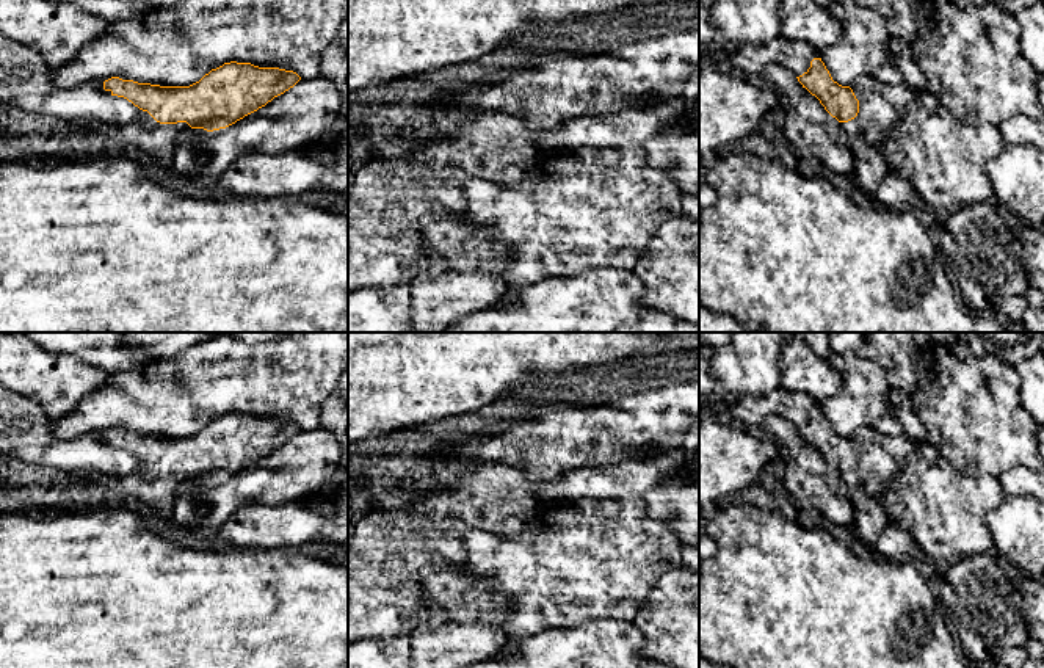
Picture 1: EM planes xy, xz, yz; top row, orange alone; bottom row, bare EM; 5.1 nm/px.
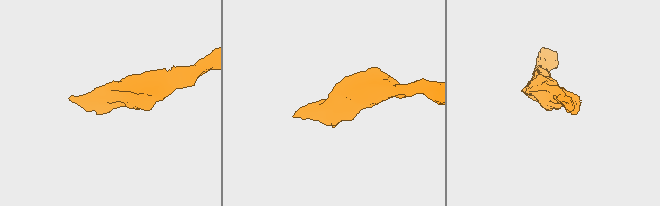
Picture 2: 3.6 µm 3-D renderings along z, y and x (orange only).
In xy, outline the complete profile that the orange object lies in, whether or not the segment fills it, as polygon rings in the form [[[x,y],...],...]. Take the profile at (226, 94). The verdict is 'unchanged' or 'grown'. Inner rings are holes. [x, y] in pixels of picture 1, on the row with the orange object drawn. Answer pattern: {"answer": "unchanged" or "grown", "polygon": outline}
{"answer": "grown", "polygon": [[[237,61],[224,63],[223,66],[212,69],[199,82],[190,86],[160,86],[111,77],[100,83],[102,88],[111,96],[124,97],[138,107],[138,116],[125,125],[100,121],[74,121],[71,125],[110,135],[116,141],[119,151],[136,155],[143,162],[171,168],[183,130],[188,127],[204,129],[207,132],[226,129],[265,107],[274,97],[293,88],[299,80],[301,77],[293,71],[259,67],[251,63]]]}

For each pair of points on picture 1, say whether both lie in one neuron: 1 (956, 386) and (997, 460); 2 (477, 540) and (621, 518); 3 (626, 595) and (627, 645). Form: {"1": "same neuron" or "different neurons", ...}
{"1": "same neuron", "2": "same neuron", "3": "different neurons"}

